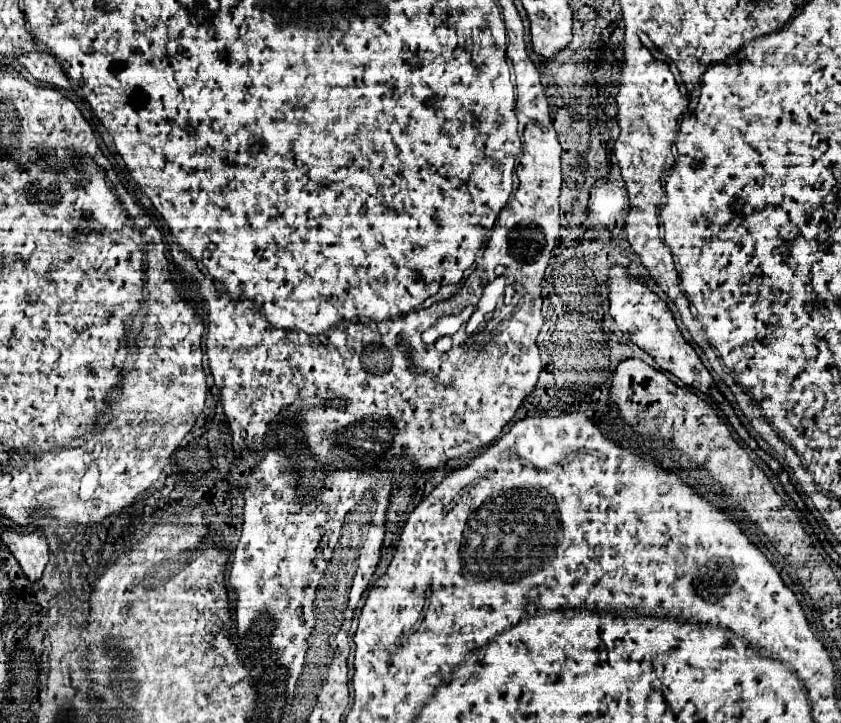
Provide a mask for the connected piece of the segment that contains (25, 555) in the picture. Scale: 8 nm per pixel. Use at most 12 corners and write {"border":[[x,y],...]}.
{"border":[[3,526],[3,542],[35,582],[49,562],[39,528],[29,534]]}

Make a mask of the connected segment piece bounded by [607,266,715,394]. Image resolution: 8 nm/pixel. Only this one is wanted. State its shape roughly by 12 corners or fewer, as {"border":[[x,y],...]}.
{"border":[[611,266],[609,314],[663,370],[705,394],[715,388],[671,308]]}

